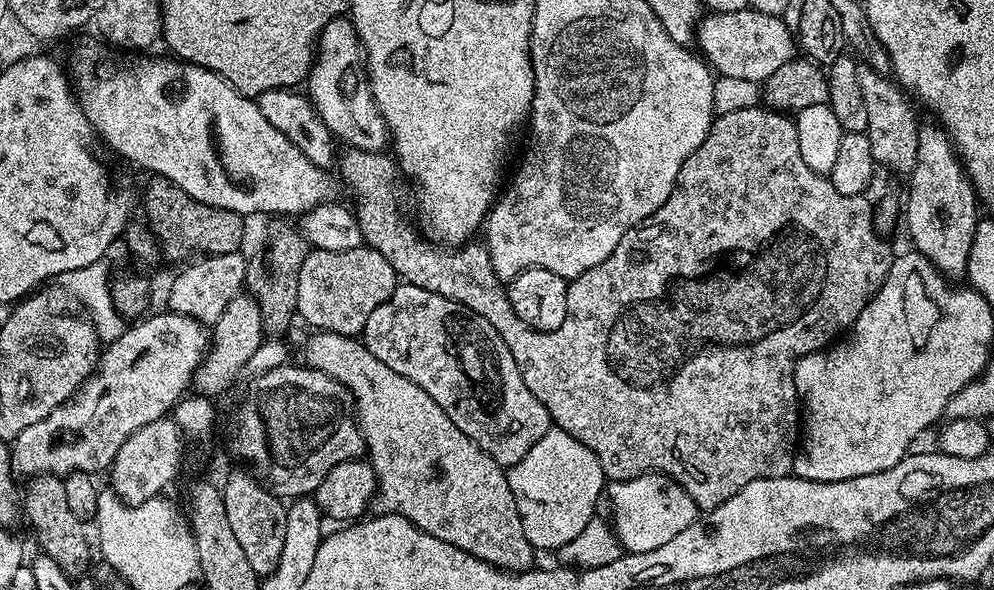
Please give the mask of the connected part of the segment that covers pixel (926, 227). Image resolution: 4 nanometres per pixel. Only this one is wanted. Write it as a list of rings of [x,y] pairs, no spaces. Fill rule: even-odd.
[[[920,124],[918,158],[906,176],[908,200],[906,196],[902,220],[905,225],[908,223],[908,236],[915,251],[921,252],[945,277],[963,277],[968,270],[970,246],[978,223],[978,197],[956,154],[955,144],[943,128],[932,124]]]

